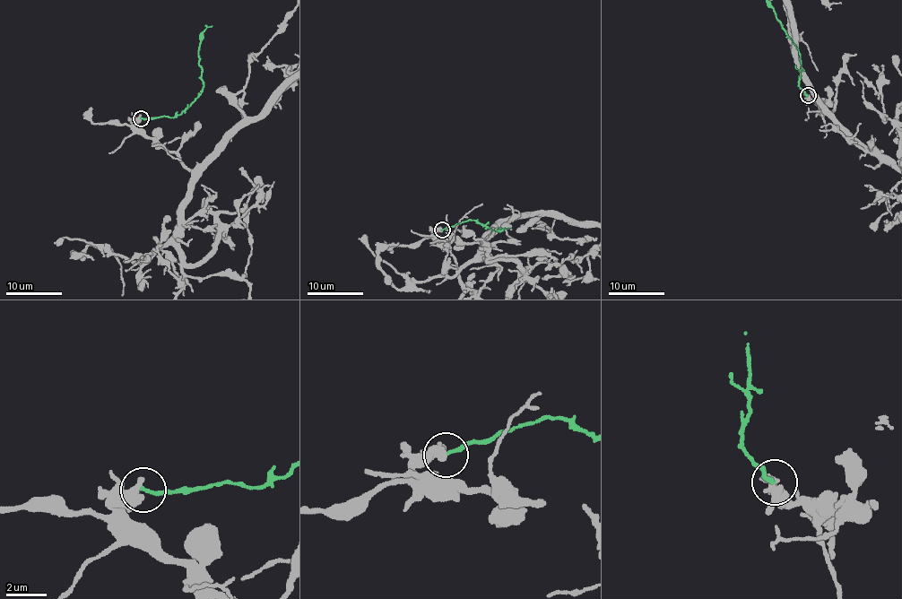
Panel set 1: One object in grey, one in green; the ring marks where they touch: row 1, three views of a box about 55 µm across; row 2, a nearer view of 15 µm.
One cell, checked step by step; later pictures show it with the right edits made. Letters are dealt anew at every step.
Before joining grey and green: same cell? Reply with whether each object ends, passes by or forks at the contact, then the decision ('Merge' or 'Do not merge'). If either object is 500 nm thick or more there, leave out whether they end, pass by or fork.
At the ring grey passes by. At the ring green ends. Do not merge

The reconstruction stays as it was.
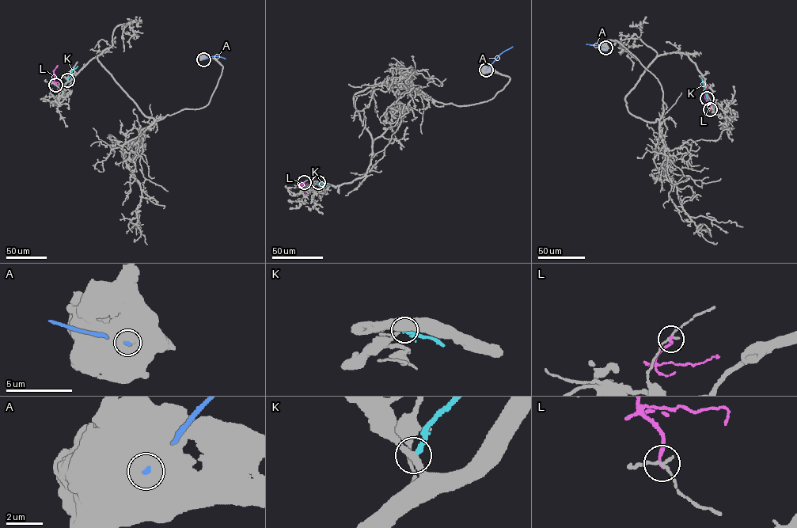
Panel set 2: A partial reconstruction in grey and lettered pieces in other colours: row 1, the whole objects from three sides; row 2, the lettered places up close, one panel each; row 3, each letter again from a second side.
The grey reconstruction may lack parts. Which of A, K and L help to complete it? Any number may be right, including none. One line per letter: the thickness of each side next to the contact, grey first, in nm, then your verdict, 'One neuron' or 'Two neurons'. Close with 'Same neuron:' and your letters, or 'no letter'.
A: Thickness 800 nm (grey) against 150 nm. Two neurons
K: Thickness 300 nm (grey) against 280 nm. Two neurons
L: Thickness 150 nm (grey) against 190 nm. Two neurons
Same neuron: no letter

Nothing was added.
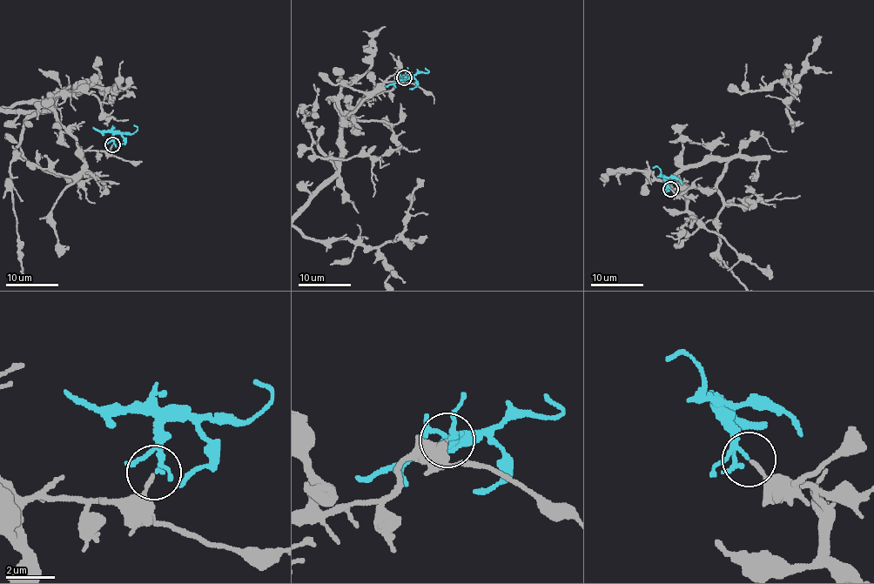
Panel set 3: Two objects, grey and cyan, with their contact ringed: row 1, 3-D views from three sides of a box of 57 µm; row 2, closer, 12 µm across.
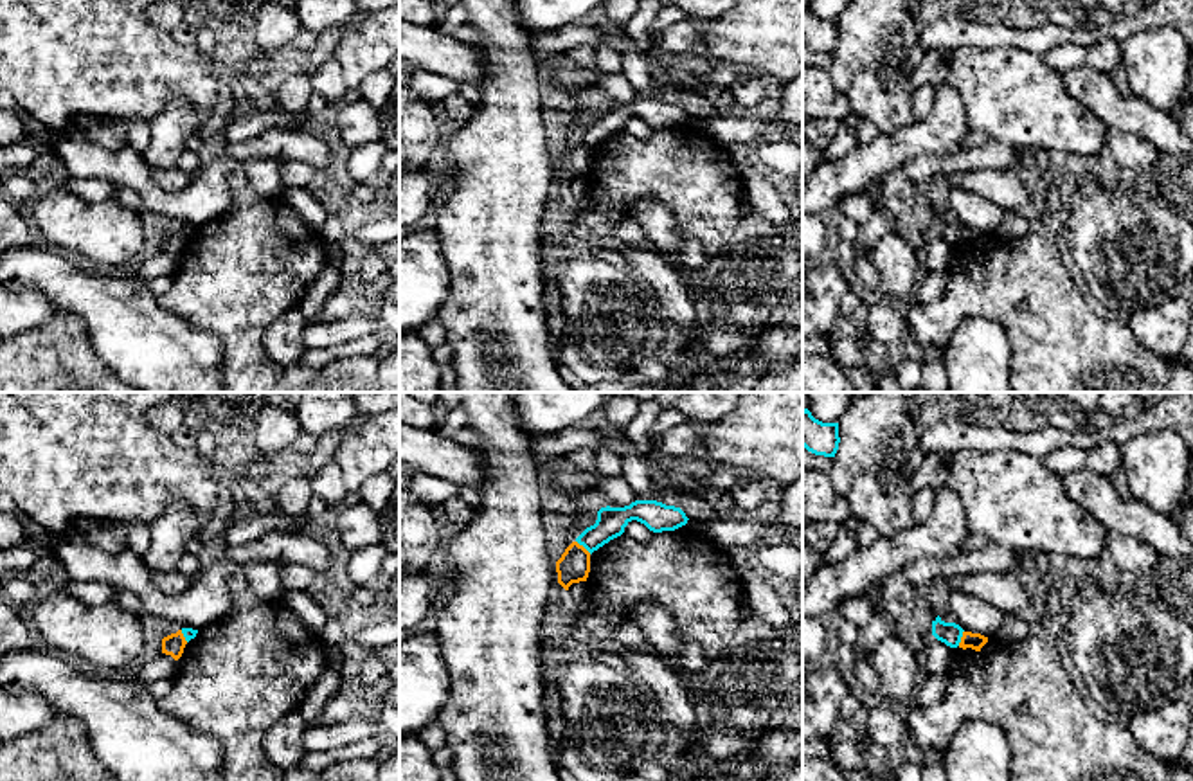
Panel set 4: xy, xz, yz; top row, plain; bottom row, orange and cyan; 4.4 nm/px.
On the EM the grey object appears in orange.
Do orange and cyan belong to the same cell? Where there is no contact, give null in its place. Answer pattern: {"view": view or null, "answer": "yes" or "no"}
{"view": "xz", "answer": "no"}

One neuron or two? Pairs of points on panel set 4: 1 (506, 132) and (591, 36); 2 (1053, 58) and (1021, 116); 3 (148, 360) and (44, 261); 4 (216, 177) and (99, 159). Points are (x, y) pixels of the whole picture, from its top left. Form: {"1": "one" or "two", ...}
{"1": "two", "2": "two", "3": "one", "4": "one"}

